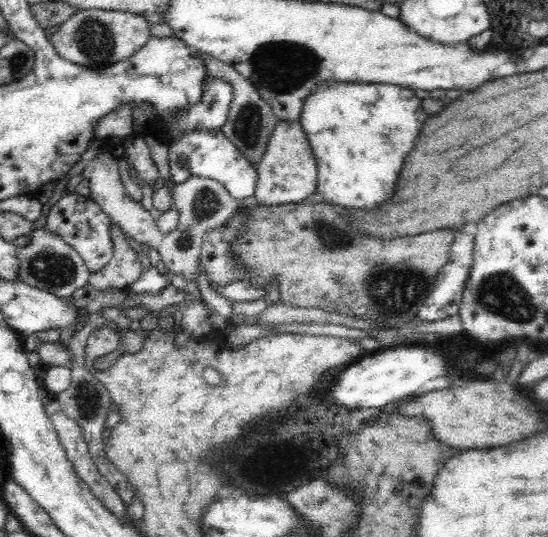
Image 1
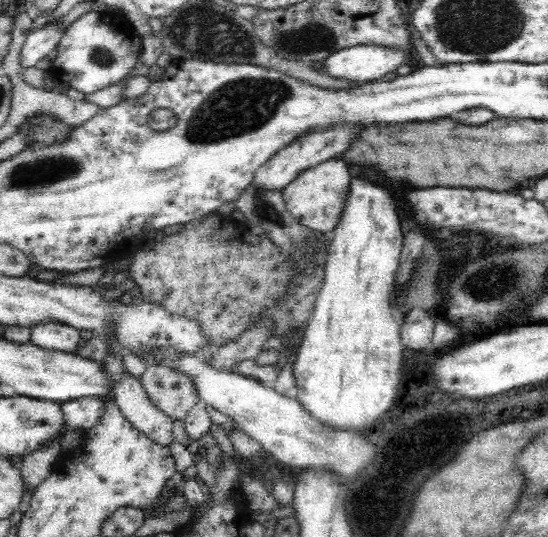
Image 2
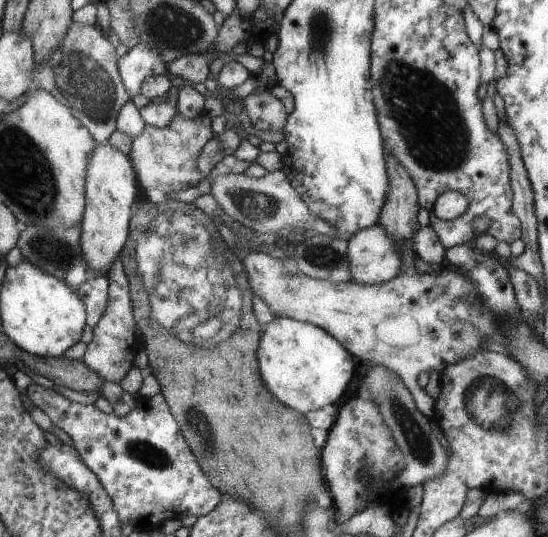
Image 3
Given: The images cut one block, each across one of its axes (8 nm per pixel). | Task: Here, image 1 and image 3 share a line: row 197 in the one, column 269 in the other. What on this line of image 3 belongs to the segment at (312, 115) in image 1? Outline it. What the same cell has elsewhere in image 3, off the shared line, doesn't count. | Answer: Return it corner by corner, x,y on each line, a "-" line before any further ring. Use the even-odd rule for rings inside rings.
275,317
263,324
257,342
257,368
265,388
285,406
301,414
326,408
347,388
353,376
355,358
327,331
315,325

